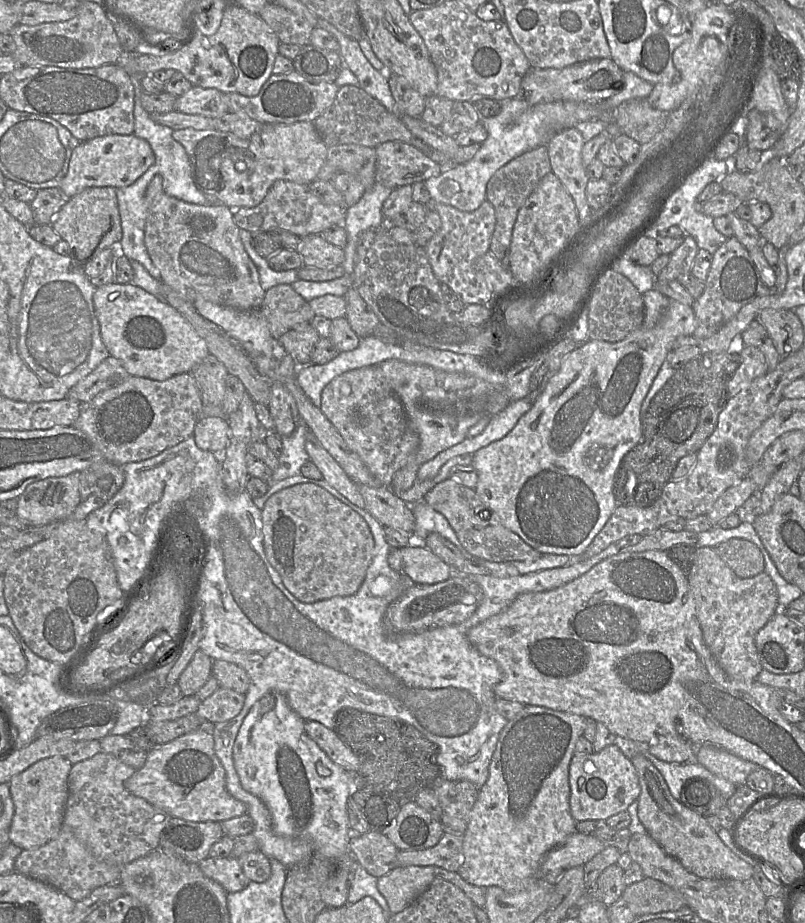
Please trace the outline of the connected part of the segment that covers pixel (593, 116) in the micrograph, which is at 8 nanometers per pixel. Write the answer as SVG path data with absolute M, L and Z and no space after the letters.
M624 71L623 86L614 96L604 101L555 101L530 105L522 97L500 101L501 111L493 117L481 118L488 133L474 157L452 169L443 171L437 177L424 181L431 195L431 202L453 206L463 212L475 211L486 200L486 187L494 173L512 159L539 146L547 146L557 132L576 127L585 142L591 140L607 127L603 118L612 116L605 110L614 110L621 103L631 99L647 99L654 85L633 72Z

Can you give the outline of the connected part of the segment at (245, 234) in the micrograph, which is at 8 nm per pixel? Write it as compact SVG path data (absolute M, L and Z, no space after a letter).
M240 229L240 239L245 251L257 267L260 284L265 291L279 284L291 285L299 279L298 271L295 269L286 271L272 269L268 264L267 258L259 255L251 245L251 233L248 230Z

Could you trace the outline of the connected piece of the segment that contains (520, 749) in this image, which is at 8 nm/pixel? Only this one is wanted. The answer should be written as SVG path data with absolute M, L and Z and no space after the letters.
M525 706L521 712L510 719L505 727L501 730L496 749L493 753L490 766L489 776L485 784L480 788L476 802L469 814L469 821L465 833L463 835L462 847L462 864L458 870L458 874L468 883L478 887L497 886L506 891L515 891L523 889L527 884L536 879L536 873L545 855L559 843L563 842L568 836L575 832L591 834L597 830L599 822L605 821L586 820L576 822L570 811L570 786L569 786L569 768L572 757L575 754L575 745L579 737L581 737L586 729L586 718L562 711L553 710L543 706Z

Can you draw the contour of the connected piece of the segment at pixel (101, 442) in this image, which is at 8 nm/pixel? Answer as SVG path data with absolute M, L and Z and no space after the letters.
M191 373L178 374L164 381L130 375L123 383L98 393L89 402L81 403L79 417L73 426L88 436L106 461L123 466L152 458L193 435L202 409L201 393Z

